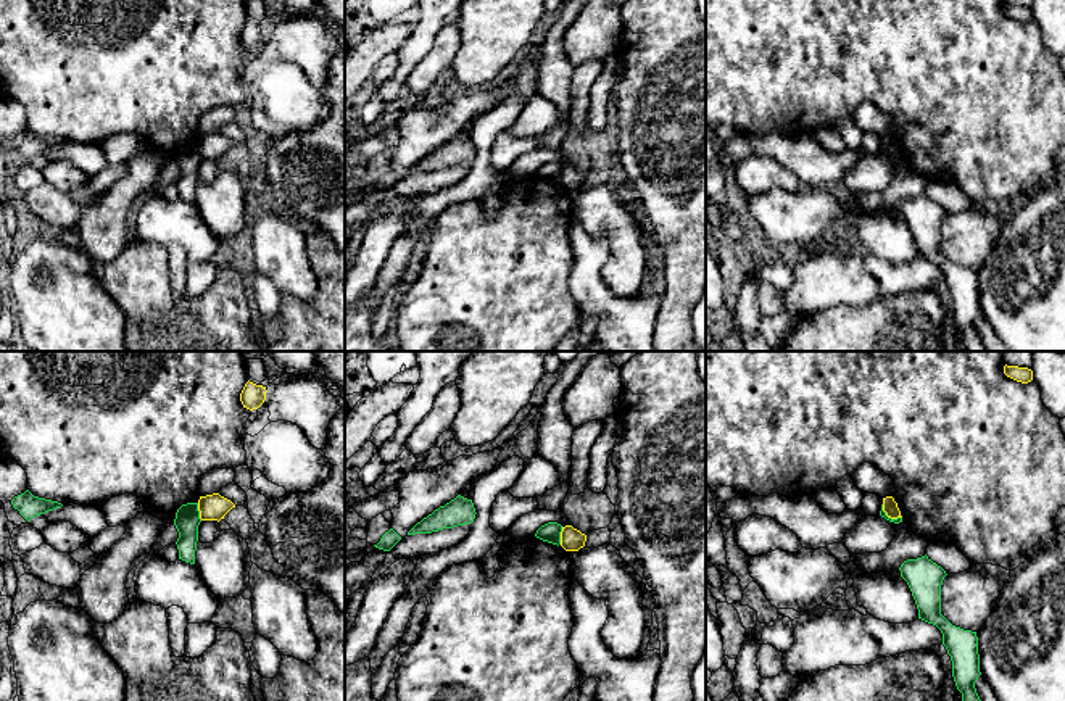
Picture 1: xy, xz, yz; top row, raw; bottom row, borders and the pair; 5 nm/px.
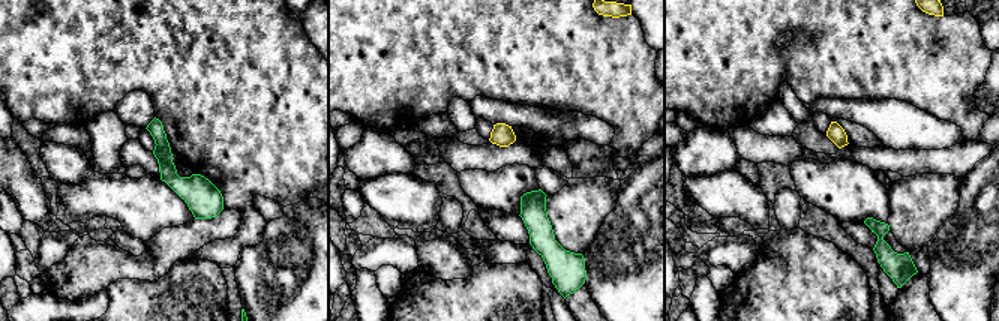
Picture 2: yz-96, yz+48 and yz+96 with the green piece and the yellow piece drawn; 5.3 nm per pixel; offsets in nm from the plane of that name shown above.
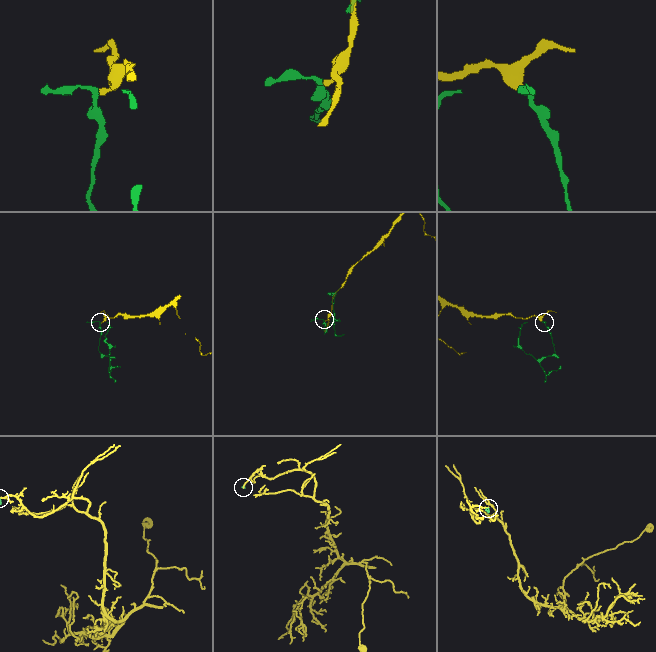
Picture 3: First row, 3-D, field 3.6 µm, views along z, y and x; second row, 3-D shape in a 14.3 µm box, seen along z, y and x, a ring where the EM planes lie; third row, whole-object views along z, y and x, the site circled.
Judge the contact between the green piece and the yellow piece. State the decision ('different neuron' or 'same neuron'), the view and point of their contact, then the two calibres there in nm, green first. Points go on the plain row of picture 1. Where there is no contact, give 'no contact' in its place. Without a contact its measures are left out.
different neuron; meets green in xy at (198, 150); 130 nm thick on the green side, 130 nm on the other

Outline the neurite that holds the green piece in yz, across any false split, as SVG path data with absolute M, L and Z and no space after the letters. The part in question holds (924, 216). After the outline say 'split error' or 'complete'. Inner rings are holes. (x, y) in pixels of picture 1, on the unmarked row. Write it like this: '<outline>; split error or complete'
M926 193L907 198L899 206L918 248L918 258L936 264L943 272L943 284L952 300L952 316L962 332L965 351L984 351L975 321L981 314L976 271L952 264L941 253L941 224L946 209Z; complete

